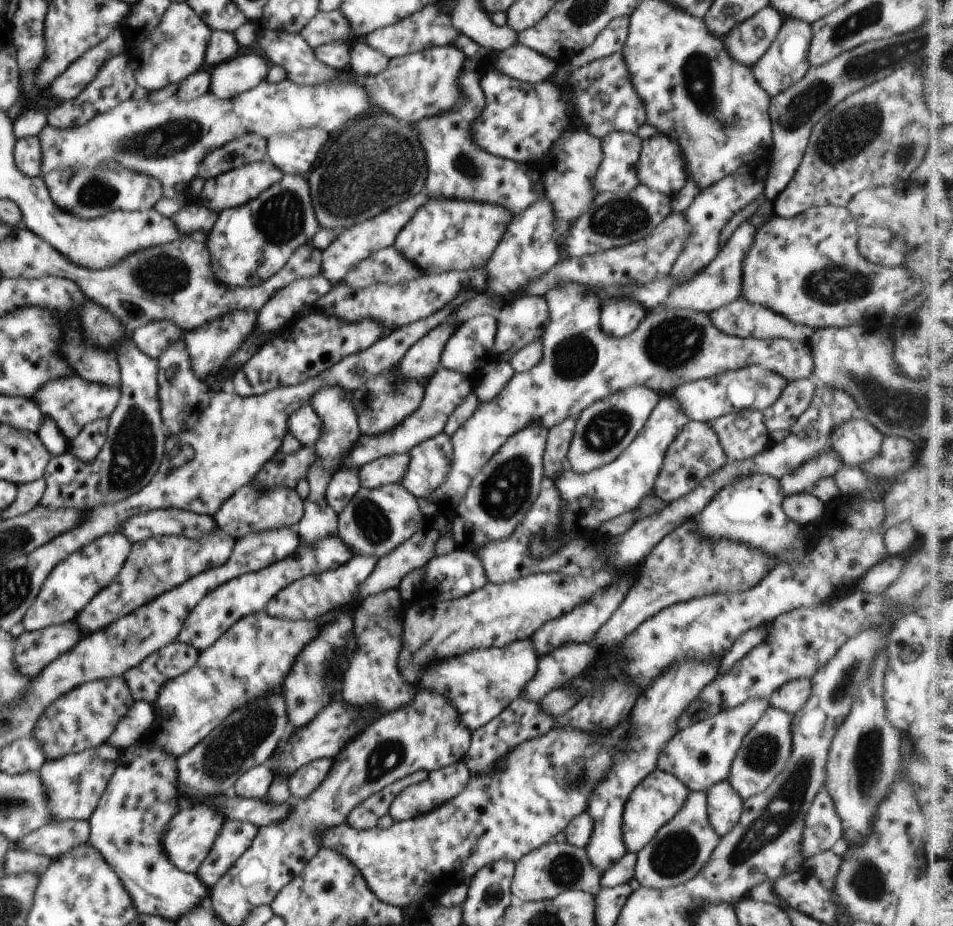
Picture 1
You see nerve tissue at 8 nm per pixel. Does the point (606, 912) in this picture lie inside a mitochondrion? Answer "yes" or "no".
no

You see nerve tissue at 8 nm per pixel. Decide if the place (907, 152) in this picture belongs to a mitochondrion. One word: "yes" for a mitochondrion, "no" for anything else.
yes

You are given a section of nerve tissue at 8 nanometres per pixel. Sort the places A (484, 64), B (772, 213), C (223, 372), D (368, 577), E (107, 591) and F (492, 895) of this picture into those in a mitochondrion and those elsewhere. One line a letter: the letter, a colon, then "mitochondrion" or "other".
A: other
B: other
C: other
D: other
E: other
F: mitochondrion

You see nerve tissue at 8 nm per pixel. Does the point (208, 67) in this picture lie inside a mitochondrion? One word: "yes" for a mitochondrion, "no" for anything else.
no

